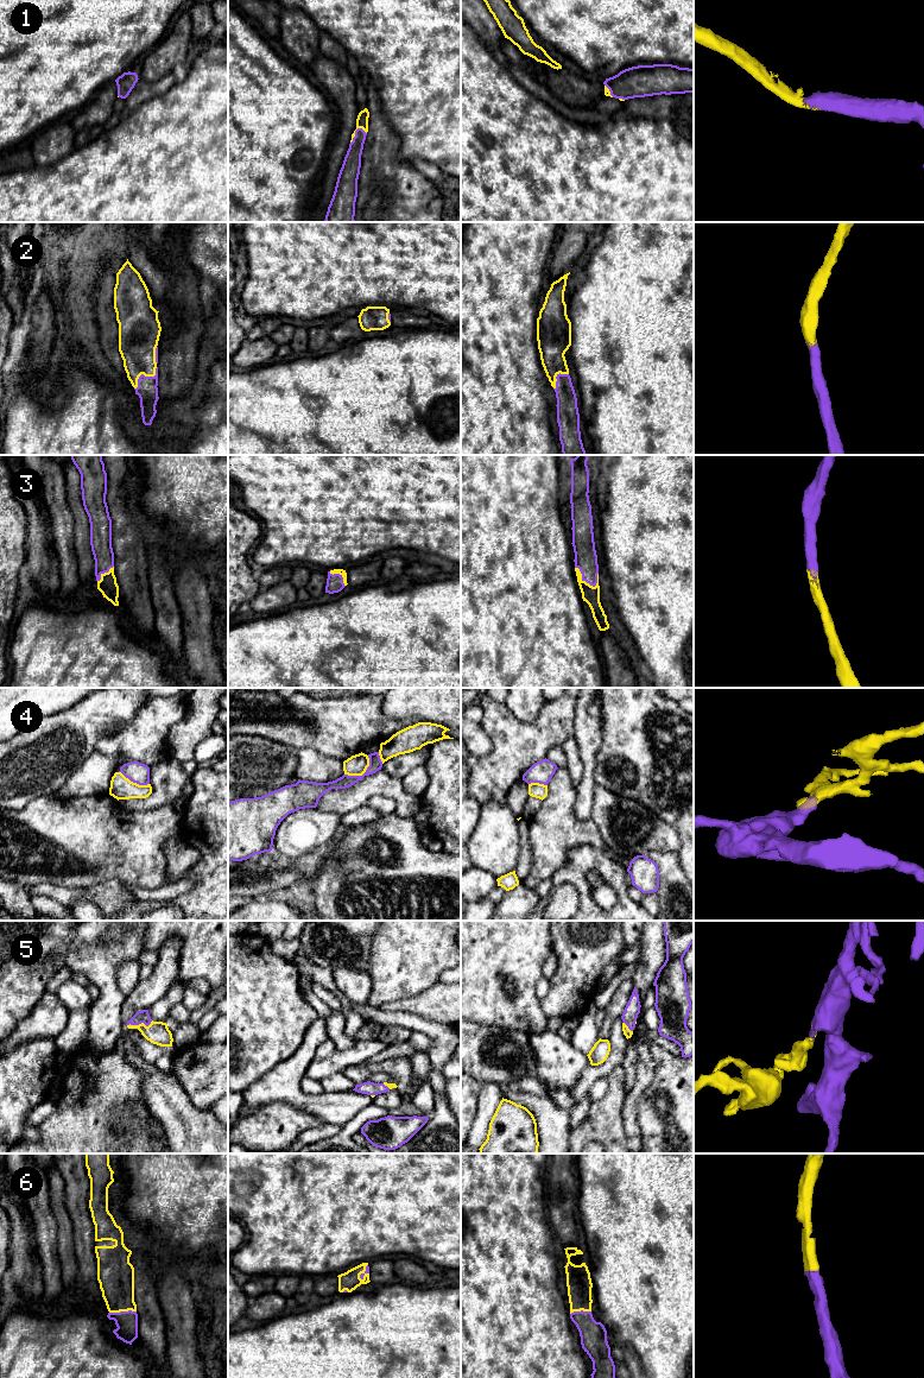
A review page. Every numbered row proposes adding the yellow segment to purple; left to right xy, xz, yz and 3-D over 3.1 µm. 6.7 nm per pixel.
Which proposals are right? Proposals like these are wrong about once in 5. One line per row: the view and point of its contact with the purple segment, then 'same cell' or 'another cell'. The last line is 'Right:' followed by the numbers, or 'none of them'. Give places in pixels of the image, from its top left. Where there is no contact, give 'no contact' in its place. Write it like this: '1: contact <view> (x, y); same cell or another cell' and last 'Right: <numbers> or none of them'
1: contact xz (355, 134); same cell
2: contact xy (144, 375); same cell
3: contact yz (583, 580); same cell
4: contact xz (364, 773); another cell
5: contact xy (139, 1023); same cell
6: contact xy (122, 1312); same cell
Right: 1, 2, 3, 5, 6

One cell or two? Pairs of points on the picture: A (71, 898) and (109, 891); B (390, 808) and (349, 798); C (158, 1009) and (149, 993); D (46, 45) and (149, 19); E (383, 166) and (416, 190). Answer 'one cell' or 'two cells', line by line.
A: one cell
B: two cells
C: two cells
D: one cell
E: one cell

